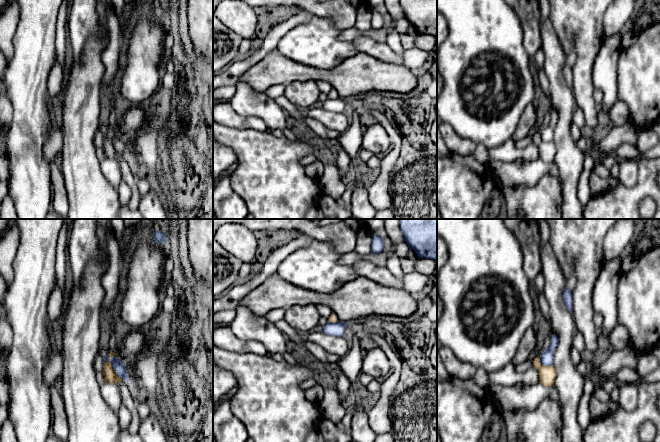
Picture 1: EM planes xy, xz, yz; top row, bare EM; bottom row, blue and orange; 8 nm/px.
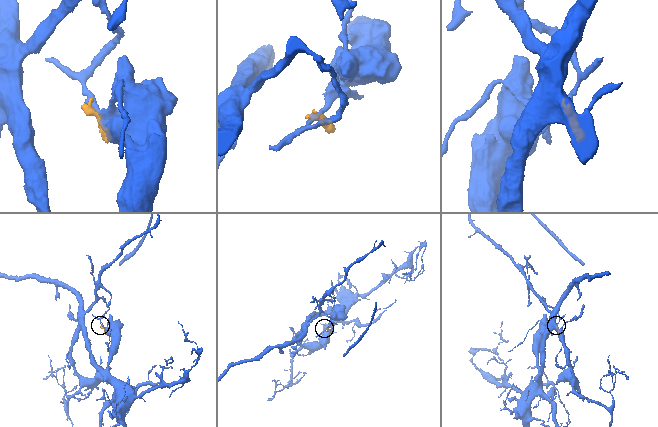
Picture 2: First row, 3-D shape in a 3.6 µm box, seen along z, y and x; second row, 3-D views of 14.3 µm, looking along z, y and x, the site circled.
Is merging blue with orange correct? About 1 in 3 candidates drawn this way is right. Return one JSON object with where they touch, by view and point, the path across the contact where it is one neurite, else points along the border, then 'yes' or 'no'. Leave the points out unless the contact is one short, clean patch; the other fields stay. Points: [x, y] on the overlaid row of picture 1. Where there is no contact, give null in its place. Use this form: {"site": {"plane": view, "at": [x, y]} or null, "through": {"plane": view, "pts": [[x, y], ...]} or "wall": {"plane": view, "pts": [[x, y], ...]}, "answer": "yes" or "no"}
{"site": {"plane": "xy", "at": [112, 367]}, "wall": {"plane": "xy", "pts": [[108, 355], [111, 367], [124, 379]]}, "answer": "no"}

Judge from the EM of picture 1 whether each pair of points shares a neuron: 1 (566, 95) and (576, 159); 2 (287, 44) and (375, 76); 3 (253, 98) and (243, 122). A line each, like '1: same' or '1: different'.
1: same
2: different
3: different

